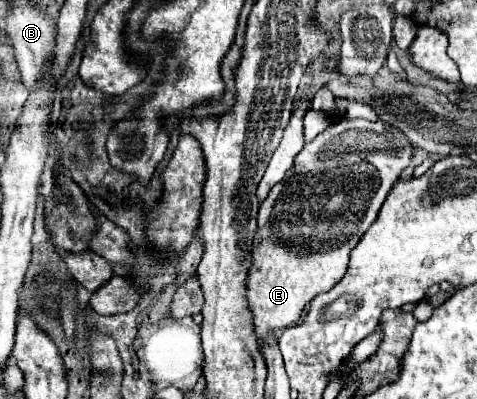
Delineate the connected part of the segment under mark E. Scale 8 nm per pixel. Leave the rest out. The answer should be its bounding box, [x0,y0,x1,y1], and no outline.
[246,120,412,344]

